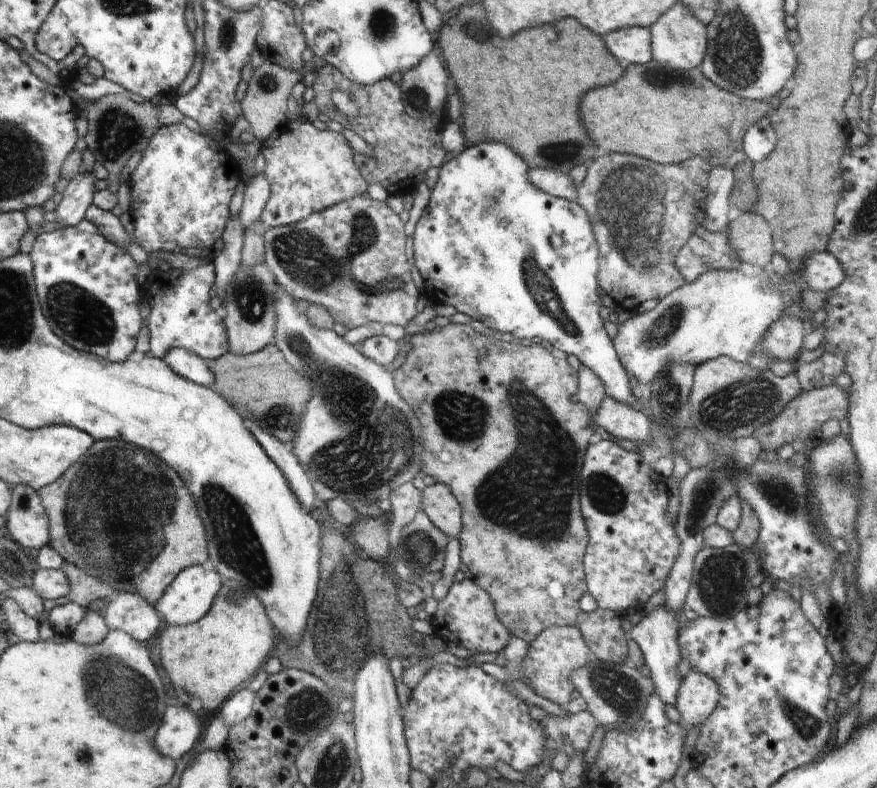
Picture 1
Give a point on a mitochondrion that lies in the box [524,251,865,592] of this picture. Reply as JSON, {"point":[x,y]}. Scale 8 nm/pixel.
{"point":[742,402]}

